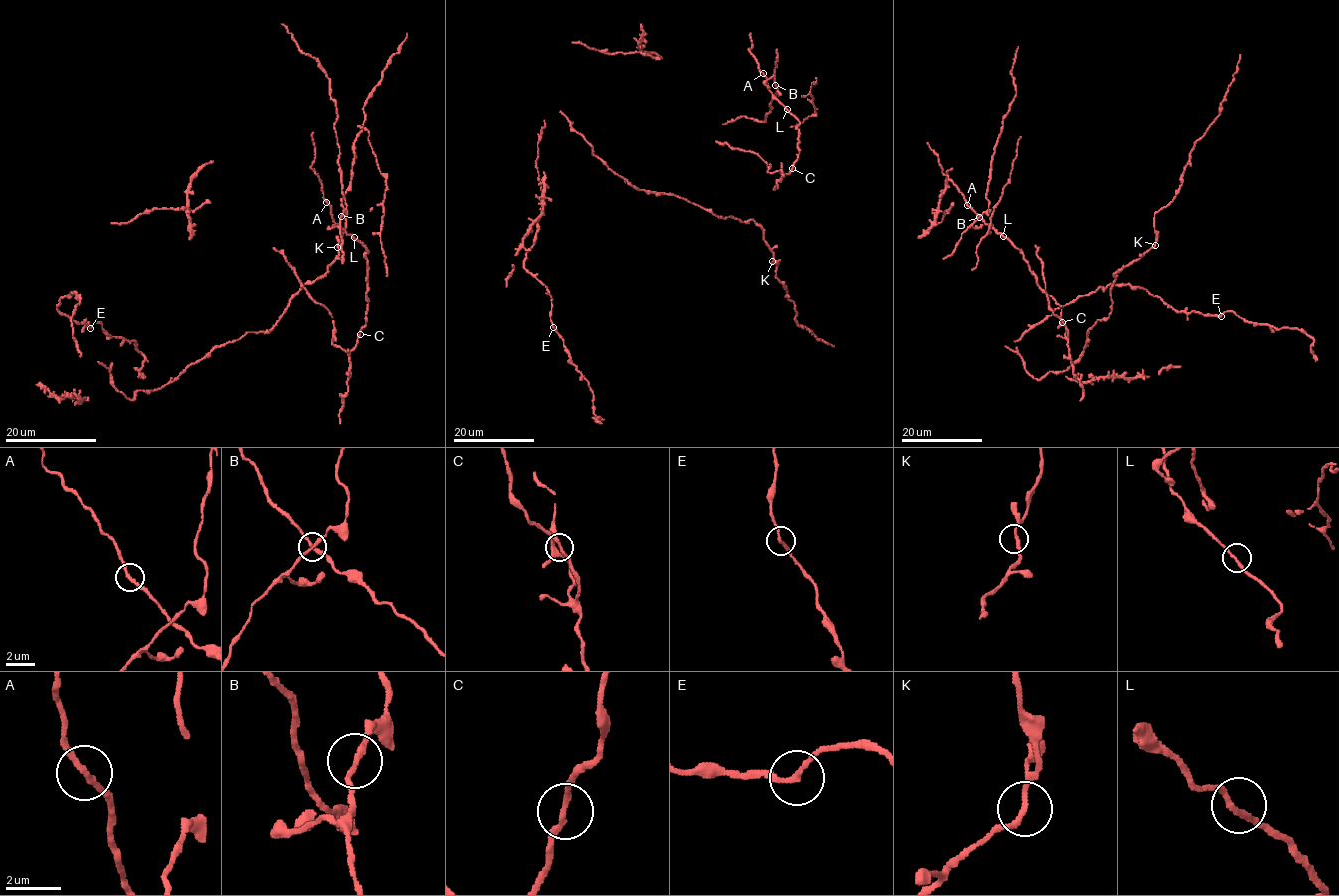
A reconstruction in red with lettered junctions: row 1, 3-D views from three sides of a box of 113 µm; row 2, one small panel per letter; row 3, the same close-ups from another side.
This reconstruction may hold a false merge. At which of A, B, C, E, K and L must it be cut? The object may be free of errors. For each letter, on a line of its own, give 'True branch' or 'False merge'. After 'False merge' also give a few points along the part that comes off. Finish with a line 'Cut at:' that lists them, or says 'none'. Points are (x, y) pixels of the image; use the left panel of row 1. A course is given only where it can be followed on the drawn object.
A: True branch
B: True branch
C: True branch
E: True branch
K: True branch
L: True branch
Cut at: none

